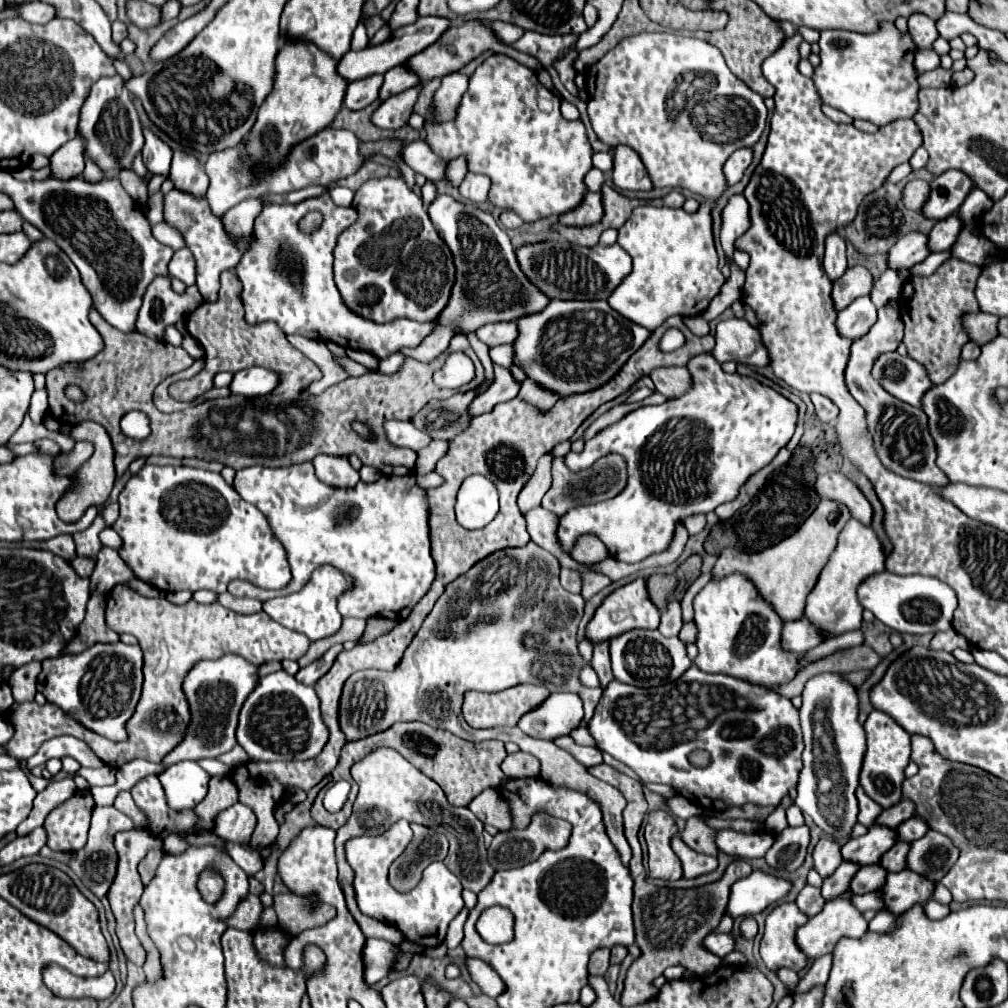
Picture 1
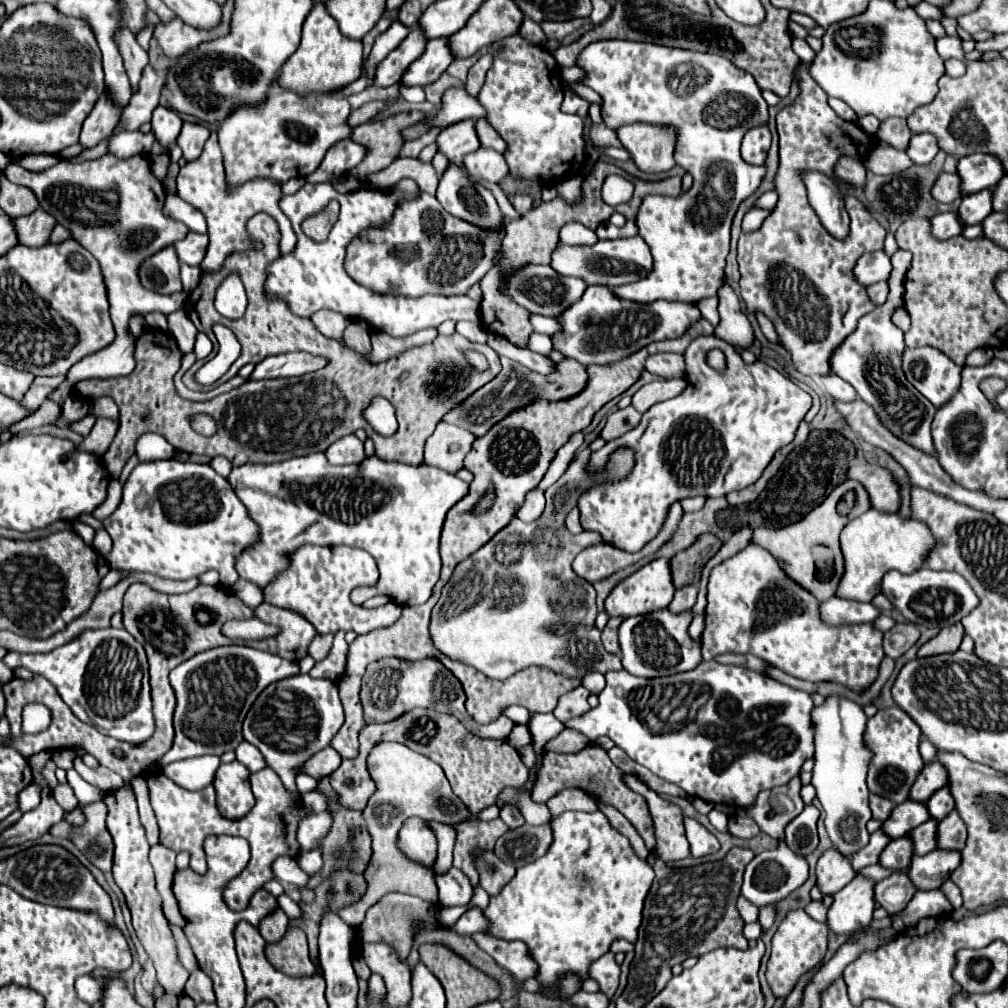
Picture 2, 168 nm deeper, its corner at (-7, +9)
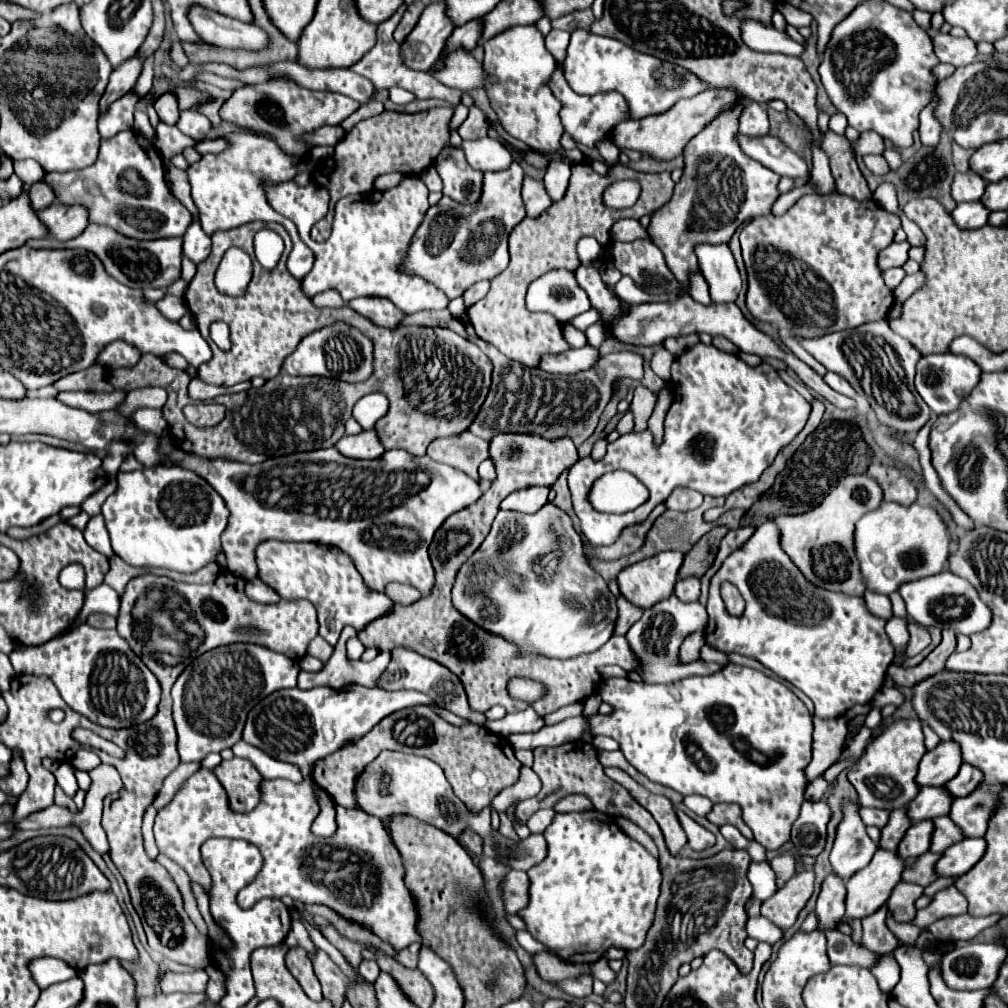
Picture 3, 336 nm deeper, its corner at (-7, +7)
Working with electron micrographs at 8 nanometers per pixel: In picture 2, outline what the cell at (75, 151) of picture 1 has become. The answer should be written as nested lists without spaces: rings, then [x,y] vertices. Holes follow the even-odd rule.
[[[104,91],[84,121],[80,145],[90,149],[90,147],[98,145],[102,139],[106,139],[118,123],[120,109],[122,107],[118,107],[118,103],[110,103],[110,99],[106,99],[106,91]]]

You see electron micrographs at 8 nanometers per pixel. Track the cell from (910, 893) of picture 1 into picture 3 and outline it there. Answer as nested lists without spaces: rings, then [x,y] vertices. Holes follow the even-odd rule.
[[[962,839],[960,843],[954,843],[950,849],[942,853],[942,857],[936,861],[934,869],[938,877],[960,877],[968,869],[972,869],[986,849],[986,843],[982,839]]]

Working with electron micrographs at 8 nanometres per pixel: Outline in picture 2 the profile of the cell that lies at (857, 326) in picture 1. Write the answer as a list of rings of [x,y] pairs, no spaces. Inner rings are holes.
[[[888,281],[870,285],[870,287],[868,287],[868,297],[870,297],[874,303],[878,303],[878,305],[886,303],[886,297],[888,297]]]

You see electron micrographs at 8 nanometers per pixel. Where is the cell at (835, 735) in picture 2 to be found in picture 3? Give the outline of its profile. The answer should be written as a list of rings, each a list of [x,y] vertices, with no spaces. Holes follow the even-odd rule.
[[[850,797],[842,799],[842,823],[836,827],[834,847],[830,851],[830,863],[834,873],[844,881],[858,869],[866,867],[878,845],[868,837],[866,825],[860,819],[860,803]]]

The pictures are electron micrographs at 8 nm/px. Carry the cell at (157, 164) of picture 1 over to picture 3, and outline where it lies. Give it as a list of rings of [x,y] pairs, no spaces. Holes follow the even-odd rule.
[[[172,93],[160,95],[160,97],[154,101],[154,109],[156,109],[160,121],[164,121],[166,125],[176,125],[176,123],[178,123],[180,109],[178,109],[176,97],[174,97]]]

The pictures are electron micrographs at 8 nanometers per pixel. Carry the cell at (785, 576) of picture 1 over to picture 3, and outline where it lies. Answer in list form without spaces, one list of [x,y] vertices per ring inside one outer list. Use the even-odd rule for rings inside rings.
[[[850,475],[838,483],[836,489],[812,511],[802,515],[776,517],[774,523],[780,531],[780,545],[802,575],[820,589],[838,591],[844,595],[862,595],[866,587],[858,573],[858,561],[852,549],[854,525],[868,511],[878,509],[882,503],[882,489],[872,477]]]

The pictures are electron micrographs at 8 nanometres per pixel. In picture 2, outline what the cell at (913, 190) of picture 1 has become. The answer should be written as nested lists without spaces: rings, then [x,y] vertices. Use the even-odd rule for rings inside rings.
[[[942,173],[932,189],[934,199],[938,199],[940,203],[952,203],[954,199],[960,199],[960,179],[956,173]]]

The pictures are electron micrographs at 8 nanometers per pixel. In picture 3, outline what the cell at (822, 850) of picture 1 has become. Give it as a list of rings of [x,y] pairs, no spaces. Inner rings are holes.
[[[836,873],[826,875],[822,881],[822,891],[816,901],[816,915],[818,915],[818,929],[834,929],[838,921],[844,921],[844,897],[846,887],[844,881],[838,879]]]

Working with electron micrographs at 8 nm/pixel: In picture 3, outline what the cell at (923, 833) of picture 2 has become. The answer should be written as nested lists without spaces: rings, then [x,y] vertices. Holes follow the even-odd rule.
[[[936,817],[934,821],[934,831],[932,831],[932,841],[930,841],[930,851],[932,853],[944,853],[950,845],[962,841],[962,831],[950,821],[950,817]]]

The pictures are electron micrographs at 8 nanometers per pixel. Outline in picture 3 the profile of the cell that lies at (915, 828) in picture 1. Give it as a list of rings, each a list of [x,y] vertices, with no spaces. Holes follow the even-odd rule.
[[[962,765],[960,767],[960,773],[952,779],[952,781],[948,781],[946,783],[946,789],[948,789],[948,793],[954,797],[954,799],[958,799],[958,797],[966,797],[966,795],[970,795],[980,783],[982,783],[982,773],[978,771],[978,769],[974,769],[972,765]]]

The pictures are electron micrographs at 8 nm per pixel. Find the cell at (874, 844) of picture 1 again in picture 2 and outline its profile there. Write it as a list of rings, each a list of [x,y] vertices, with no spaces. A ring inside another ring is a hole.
[[[906,799],[904,803],[894,807],[890,819],[882,825],[882,829],[892,839],[898,839],[898,837],[910,833],[914,827],[922,825],[928,819],[930,819],[930,813],[926,811],[926,803],[918,803],[918,801]]]

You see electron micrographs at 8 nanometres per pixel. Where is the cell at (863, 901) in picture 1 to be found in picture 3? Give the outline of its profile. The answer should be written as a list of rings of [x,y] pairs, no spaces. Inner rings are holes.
[[[900,881],[900,883],[892,889],[892,895],[888,897],[886,907],[888,907],[888,911],[892,913],[892,917],[894,917],[896,921],[908,923],[908,921],[914,919],[914,913],[916,913],[914,901],[916,901],[920,895],[922,895],[920,885]]]

